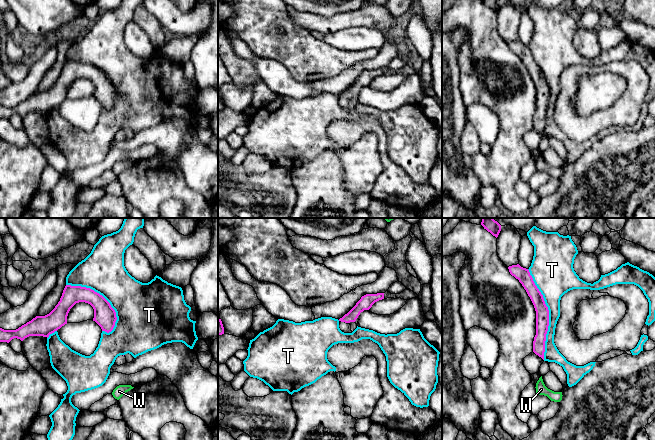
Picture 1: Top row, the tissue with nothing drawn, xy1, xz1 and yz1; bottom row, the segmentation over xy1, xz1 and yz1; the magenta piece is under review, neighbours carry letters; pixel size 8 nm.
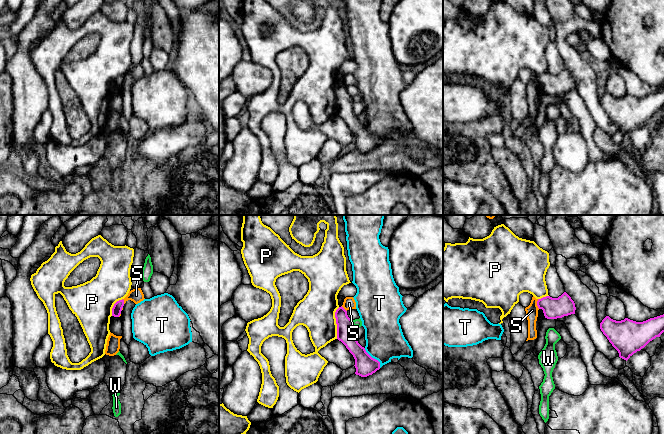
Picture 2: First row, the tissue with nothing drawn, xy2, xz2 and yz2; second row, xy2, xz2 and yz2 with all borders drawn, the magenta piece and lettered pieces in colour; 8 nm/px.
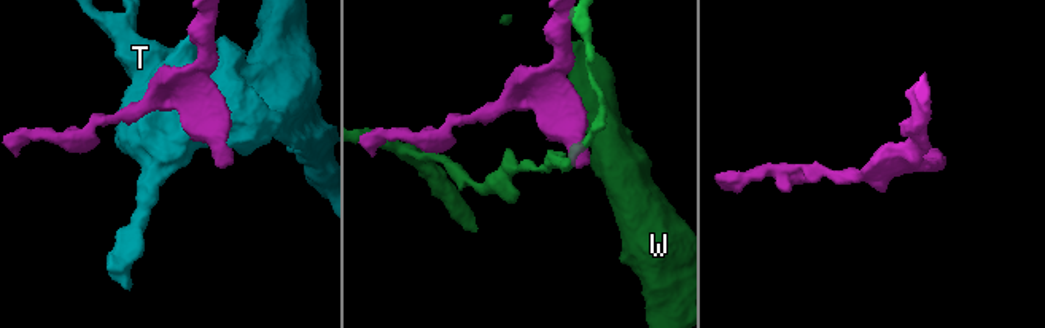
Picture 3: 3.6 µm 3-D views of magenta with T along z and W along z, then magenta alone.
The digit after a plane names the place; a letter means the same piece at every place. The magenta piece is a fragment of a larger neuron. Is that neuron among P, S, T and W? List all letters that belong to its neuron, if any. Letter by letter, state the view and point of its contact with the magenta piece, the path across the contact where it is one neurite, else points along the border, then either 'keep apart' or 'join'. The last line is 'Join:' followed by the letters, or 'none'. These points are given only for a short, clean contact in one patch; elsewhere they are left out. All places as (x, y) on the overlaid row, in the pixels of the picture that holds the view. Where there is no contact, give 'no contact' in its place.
P: meets magenta in xz2 at (336, 323); keep apart
S: meets magenta in yz2 at (537, 304); border along yz2 (537, 299), (537, 306), (539, 308); keep apart
T: meets magenta in yz1 at (548, 314); keep apart
W: meets magenta in xz2 at (352, 323); border along xz2 (352, 320), (354, 325); keep apart
Join: none

